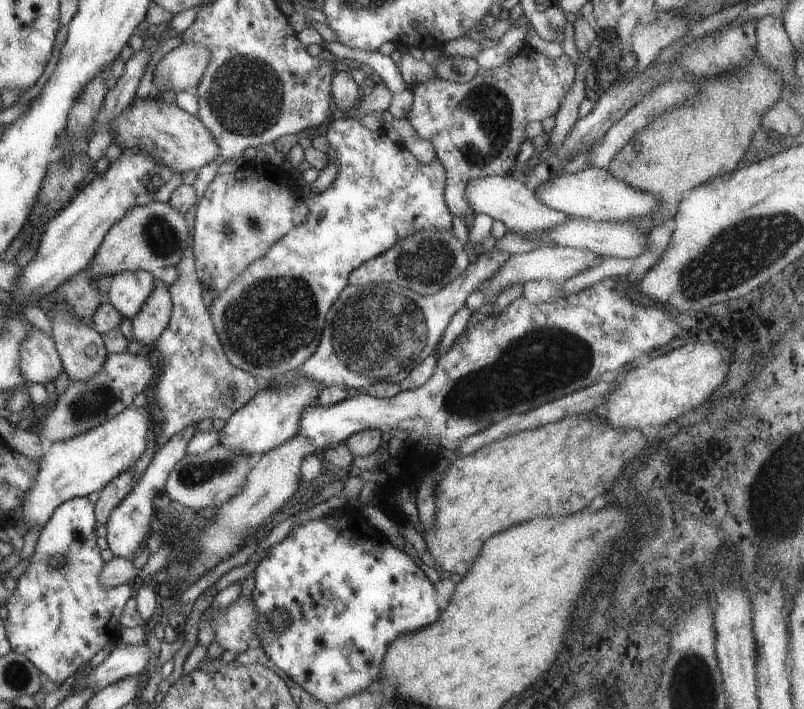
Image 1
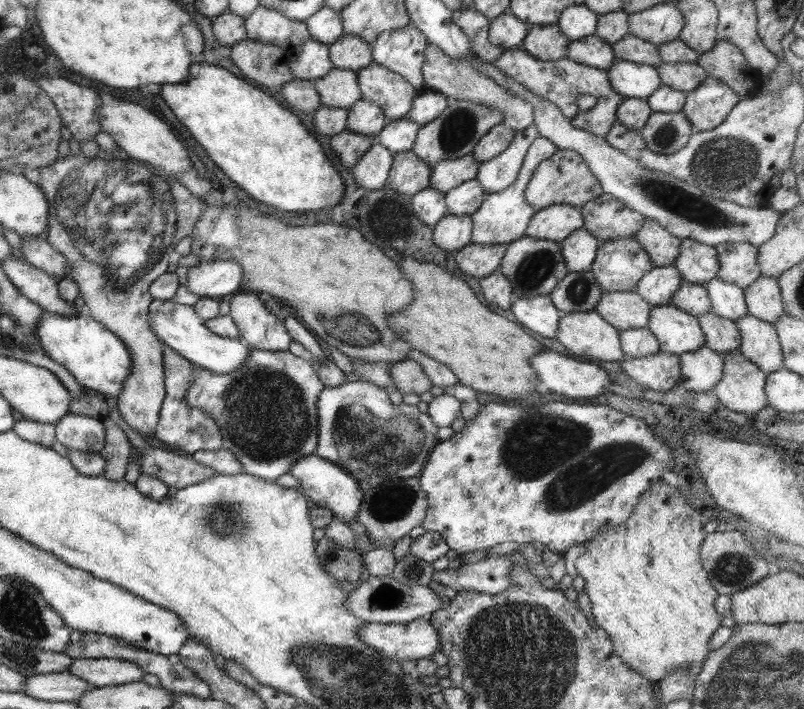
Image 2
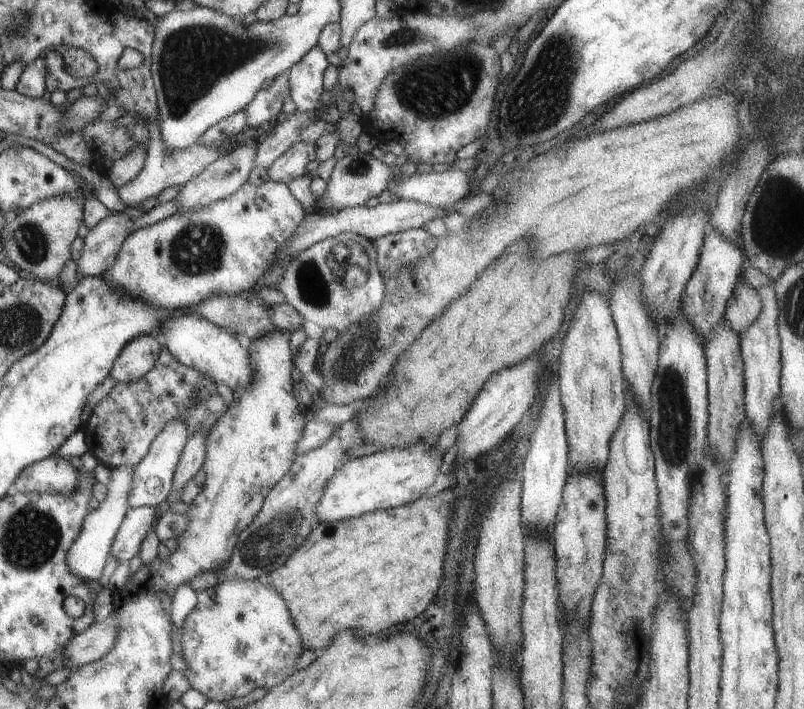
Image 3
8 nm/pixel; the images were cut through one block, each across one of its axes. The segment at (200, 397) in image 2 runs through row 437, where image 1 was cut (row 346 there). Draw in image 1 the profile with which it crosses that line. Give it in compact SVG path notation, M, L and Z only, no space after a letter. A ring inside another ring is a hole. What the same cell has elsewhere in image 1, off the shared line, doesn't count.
M351 113L351 115L343 120L329 120L329 122L327 122L325 140L329 146L327 146L325 160L326 164L335 163L335 166L337 166L337 175L335 176L335 180L333 180L323 192L311 194L309 192L310 184L303 182L301 173L293 169L287 157L283 159L283 162L281 162L282 170L291 176L295 176L295 178L299 180L298 190L299 193L302 194L305 207L308 209L305 221L302 221L299 225L295 225L283 237L280 237L267 250L267 253L262 258L257 258L257 260L251 262L244 270L241 270L241 273L236 278L233 278L233 281L229 282L229 285L222 292L219 292L219 295L215 296L211 304L209 304L209 307L206 308L210 322L212 323L212 328L214 329L214 334L219 340L227 361L250 376L257 378L263 377L263 379L269 380L278 375L285 375L297 366L300 366L310 355L313 355L313 352L317 349L325 325L325 318L331 304L337 299L341 290L344 290L345 286L348 285L349 274L363 262L388 250L396 241L403 239L406 235L411 235L414 231L420 229L451 229L452 215L448 212L443 201L444 183L446 180L445 172L436 158L428 164L420 164L400 142L391 142L382 129L367 130L367 128L361 126L358 121L358 117Z

